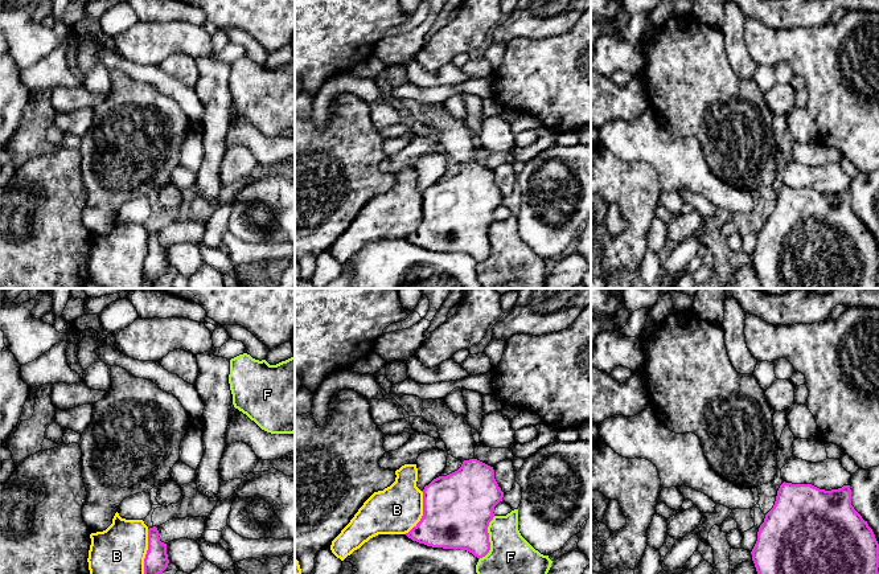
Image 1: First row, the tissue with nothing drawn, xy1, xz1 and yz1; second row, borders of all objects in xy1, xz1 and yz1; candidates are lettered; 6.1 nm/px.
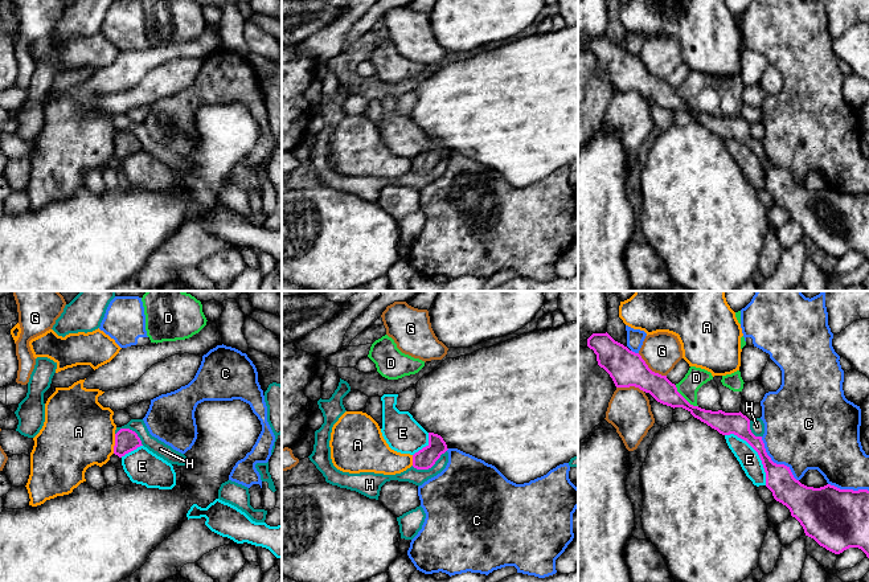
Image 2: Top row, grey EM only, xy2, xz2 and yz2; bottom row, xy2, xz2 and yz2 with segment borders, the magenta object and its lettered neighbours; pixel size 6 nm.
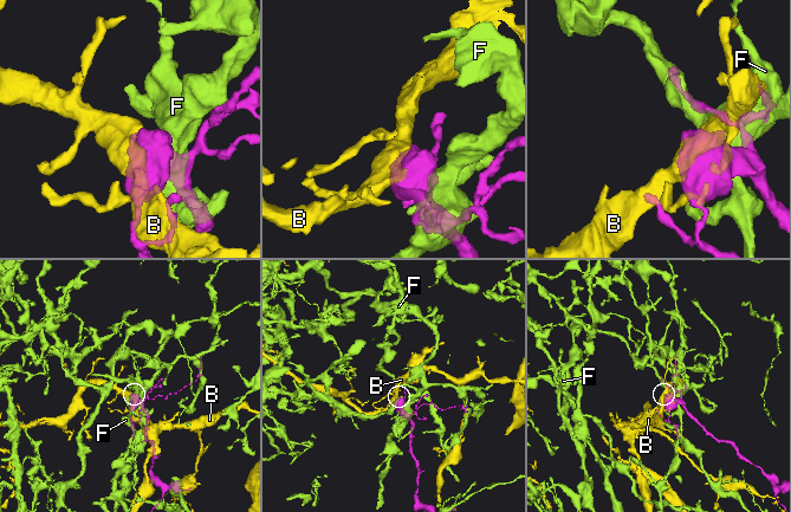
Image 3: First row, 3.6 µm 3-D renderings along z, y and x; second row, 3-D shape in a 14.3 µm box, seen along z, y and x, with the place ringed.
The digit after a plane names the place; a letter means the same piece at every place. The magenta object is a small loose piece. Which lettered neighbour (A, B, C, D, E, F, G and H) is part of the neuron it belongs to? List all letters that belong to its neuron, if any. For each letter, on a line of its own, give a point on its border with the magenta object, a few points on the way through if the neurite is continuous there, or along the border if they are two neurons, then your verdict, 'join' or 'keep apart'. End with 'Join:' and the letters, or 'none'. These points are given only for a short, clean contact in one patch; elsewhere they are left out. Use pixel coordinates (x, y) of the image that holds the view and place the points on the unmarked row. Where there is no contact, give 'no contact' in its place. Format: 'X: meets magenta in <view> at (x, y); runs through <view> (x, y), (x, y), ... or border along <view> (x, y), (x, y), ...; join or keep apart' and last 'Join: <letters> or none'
A: meets magenta in xy2 at (115, 147); keep apart
B: meets magenta in xy1 at (146, 258); keep apart
C: meets magenta in yz2 at (775, 167); keep apart
D: meets magenta in yz2 at (684, 102); border along yz2 (675, 89), (691, 107), (697, 110); keep apart
E: meets magenta in yz2 at (757, 155); keep apart
F: meets magenta in xz1 at (488, 242); keep apart
G: meets magenta in yz2 at (650, 73); border along yz2 (638, 57), (652, 74), (665, 80); keep apart
H: meets magenta in xz2 at (429, 171); border along xz2 (446, 154), (427, 172), (414, 172), (412, 169); keep apart
Join: none

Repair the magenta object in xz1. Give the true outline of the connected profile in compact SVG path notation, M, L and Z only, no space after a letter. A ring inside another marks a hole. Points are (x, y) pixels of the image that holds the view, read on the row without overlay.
M423 103L420 120L438 131L448 159L461 164L463 168L457 175L439 180L424 190L423 220L406 239L432 251L467 254L480 263L490 254L488 230L494 221L494 210L504 201L494 183L494 173L475 161L477 147L473 143L472 131L465 119L453 116L444 103Z

